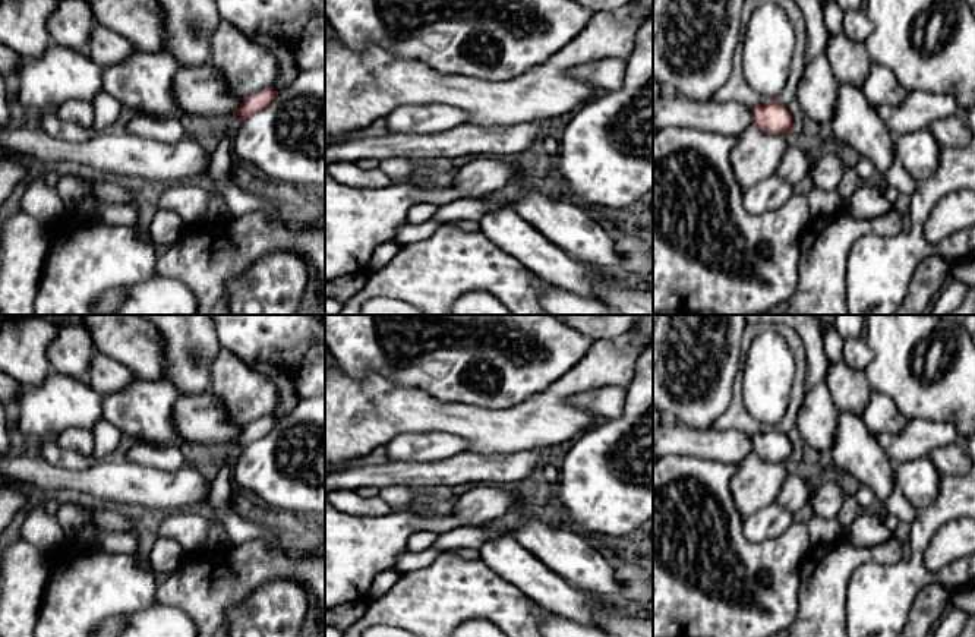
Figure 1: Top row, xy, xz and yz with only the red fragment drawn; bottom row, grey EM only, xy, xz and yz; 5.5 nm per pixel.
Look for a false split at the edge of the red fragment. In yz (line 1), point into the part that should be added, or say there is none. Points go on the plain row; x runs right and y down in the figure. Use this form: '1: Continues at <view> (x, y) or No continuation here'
1: No continuation here

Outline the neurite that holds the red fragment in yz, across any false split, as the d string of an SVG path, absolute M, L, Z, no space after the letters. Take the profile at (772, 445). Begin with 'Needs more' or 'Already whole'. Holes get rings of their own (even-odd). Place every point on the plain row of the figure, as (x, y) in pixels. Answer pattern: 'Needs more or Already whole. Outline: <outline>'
Already whole. Outline: M770 428L764 432L750 435L751 452L766 461L788 463L792 454L792 442L788 435Z

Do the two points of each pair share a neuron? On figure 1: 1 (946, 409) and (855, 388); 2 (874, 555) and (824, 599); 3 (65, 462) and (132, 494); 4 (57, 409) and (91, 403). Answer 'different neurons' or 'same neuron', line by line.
1: different neurons
2: same neuron
3: different neurons
4: same neuron

